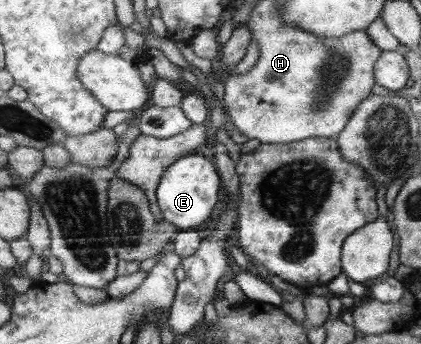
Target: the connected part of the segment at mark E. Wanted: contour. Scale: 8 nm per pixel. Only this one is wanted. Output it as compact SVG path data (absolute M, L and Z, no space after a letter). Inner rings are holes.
M204 147L178 158L163 172L157 186L157 201L163 218L175 225L178 230L193 228L209 219L219 200L221 178L215 164L203 155Z

